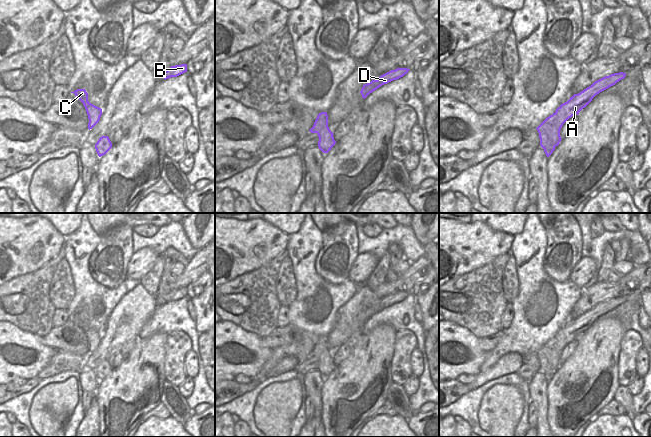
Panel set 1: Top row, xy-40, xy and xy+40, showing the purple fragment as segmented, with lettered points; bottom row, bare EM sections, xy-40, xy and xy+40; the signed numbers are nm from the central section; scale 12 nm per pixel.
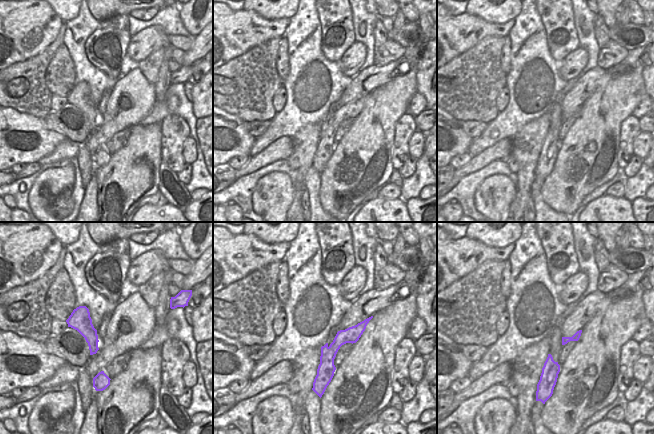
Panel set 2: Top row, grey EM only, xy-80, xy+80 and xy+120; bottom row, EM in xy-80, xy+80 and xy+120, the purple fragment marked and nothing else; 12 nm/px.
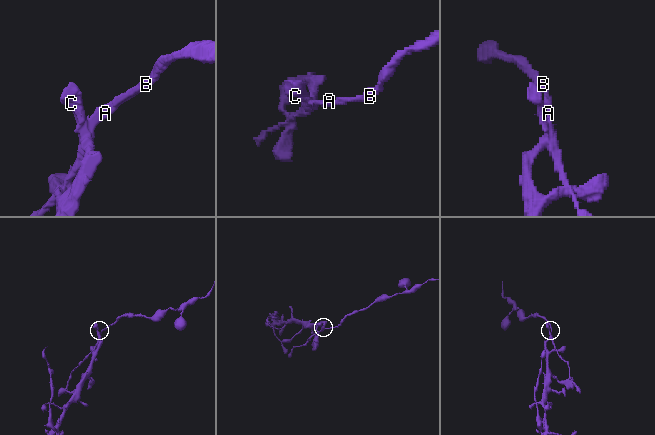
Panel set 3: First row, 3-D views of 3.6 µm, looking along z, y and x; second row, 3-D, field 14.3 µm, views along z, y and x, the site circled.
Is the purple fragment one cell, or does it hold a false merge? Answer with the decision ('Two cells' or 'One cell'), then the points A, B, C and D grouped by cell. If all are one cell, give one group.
Two cells. Groups: A B D / C.

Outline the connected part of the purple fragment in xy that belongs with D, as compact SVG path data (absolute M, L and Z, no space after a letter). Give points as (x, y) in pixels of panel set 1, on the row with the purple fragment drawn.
M397 68L381 75L378 80L372 80L371 82L364 84L360 91L362 98L365 99L370 93L375 91L382 85L403 77L408 73L409 70L410 69L408 68Z

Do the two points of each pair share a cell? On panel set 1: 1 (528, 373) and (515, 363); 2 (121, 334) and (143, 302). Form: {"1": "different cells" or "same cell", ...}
{"1": "different cells", "2": "same cell"}

